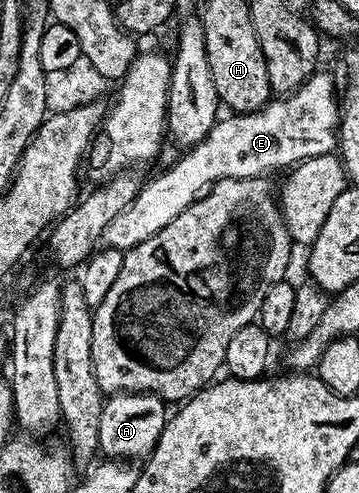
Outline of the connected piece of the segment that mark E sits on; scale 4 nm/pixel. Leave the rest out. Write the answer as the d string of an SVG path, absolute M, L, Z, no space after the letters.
M315 73L306 82L300 84L292 94L271 98L270 102L259 111L253 111L247 115L230 113L227 116L227 119L226 116L219 118L214 128L208 133L208 137L204 137L204 141L200 141L195 147L182 153L182 156L167 171L160 172L155 179L150 179L147 183L145 180L139 186L132 205L128 205L124 213L112 217L108 229L104 229L101 242L107 248L125 253L136 245L140 245L140 241L148 241L148 237L160 233L160 229L164 229L168 221L180 217L180 213L184 213L188 205L196 202L203 192L222 179L261 179L269 176L271 174L269 171L278 171L281 167L290 169L301 163L303 159L331 154L336 147L340 103L336 98L336 87L334 91L333 77Z

